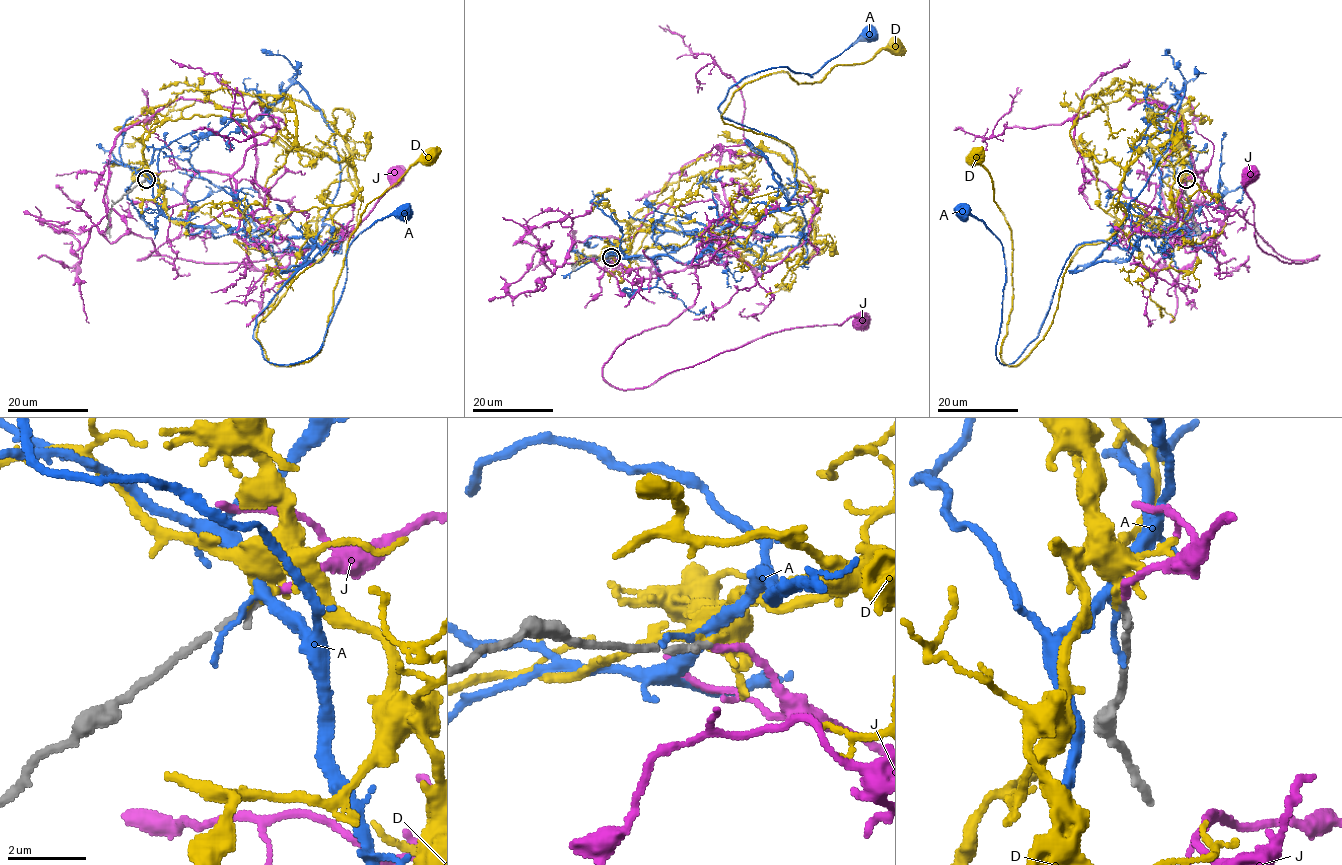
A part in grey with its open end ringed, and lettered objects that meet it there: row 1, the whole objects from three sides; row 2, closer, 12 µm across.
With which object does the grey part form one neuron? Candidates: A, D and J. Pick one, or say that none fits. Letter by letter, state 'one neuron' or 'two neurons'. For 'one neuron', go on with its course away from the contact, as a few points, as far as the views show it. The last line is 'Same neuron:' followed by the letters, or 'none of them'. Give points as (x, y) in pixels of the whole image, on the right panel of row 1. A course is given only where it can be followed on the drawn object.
A: two neurons
D: two neurons
J: one neuron; it runs (1187, 179), (1207, 168), (1196, 174), (1211, 196), (1279, 255), (1316, 259), (1285, 263), (1258, 246), (1249, 175)
Same neuron: J

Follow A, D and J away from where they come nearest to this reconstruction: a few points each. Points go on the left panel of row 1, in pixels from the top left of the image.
A: (144, 181), (194, 225), (330, 240), (256, 318), (277, 364), (319, 349), (350, 243), (404, 209)
D: (145, 180), (163, 121), (291, 148), (281, 96), (345, 140), (358, 194), (257, 326), (293, 365), (434, 155)
J: (146, 179), (178, 168), (228, 174), (233, 205), (138, 260), (251, 263), (352, 233), (394, 175)

